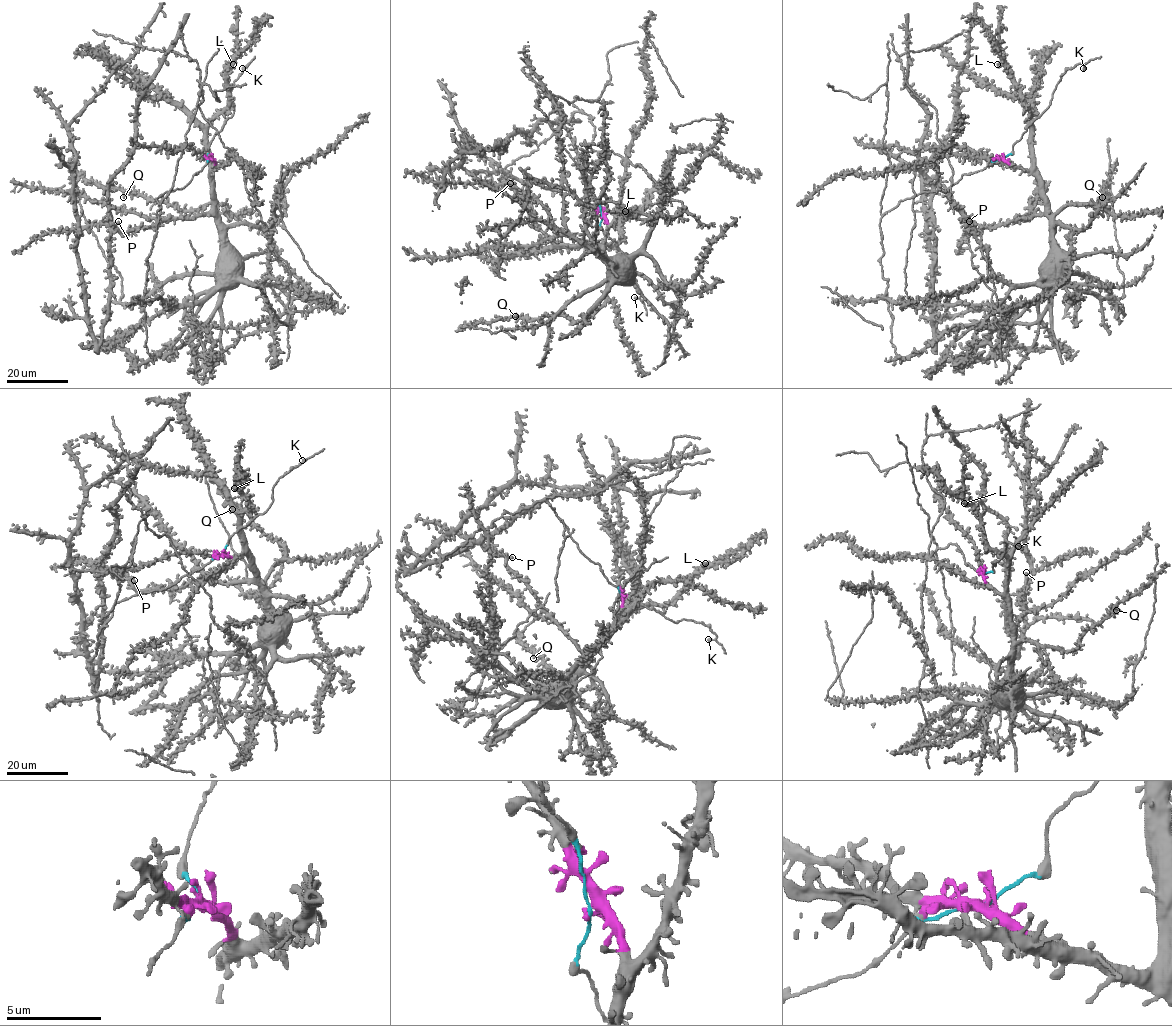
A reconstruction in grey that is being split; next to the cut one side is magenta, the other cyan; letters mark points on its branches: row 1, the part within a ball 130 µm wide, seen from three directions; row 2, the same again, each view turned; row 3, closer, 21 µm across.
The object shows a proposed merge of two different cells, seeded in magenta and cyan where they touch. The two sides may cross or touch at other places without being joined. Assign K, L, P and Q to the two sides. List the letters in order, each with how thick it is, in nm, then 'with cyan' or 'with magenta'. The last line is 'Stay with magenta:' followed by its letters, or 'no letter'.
K: 500 nm thick; with cyan
L: 180 nm thick; with magenta
P: 400 nm thick; with magenta
Q: 240 nm thick; with magenta
Stay with magenta: L, P, Q

